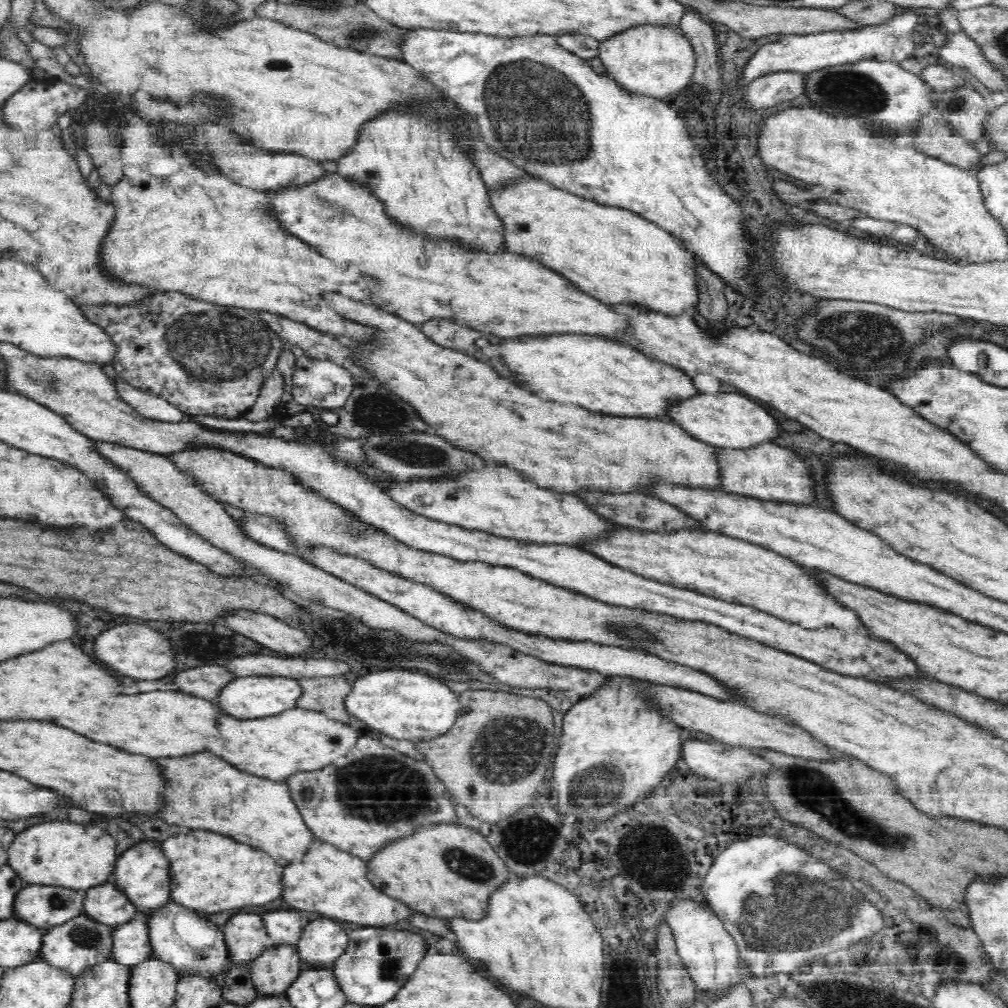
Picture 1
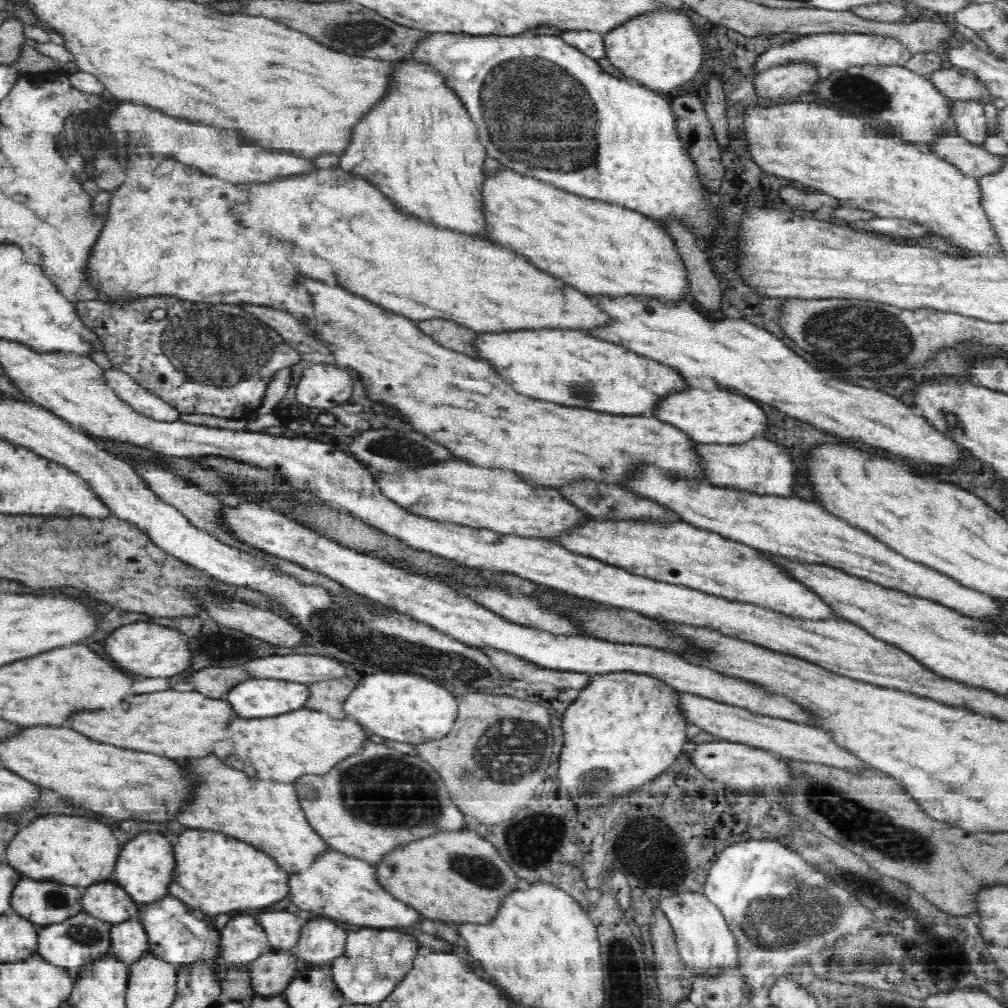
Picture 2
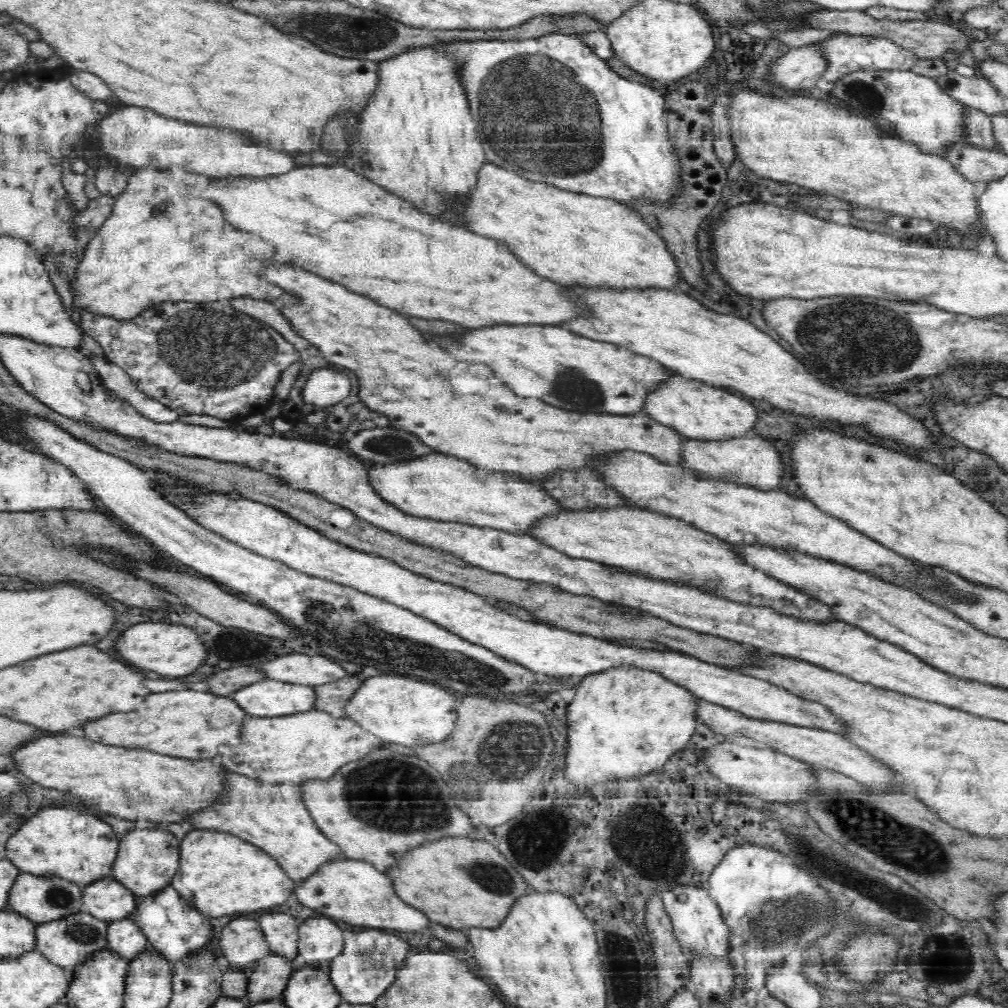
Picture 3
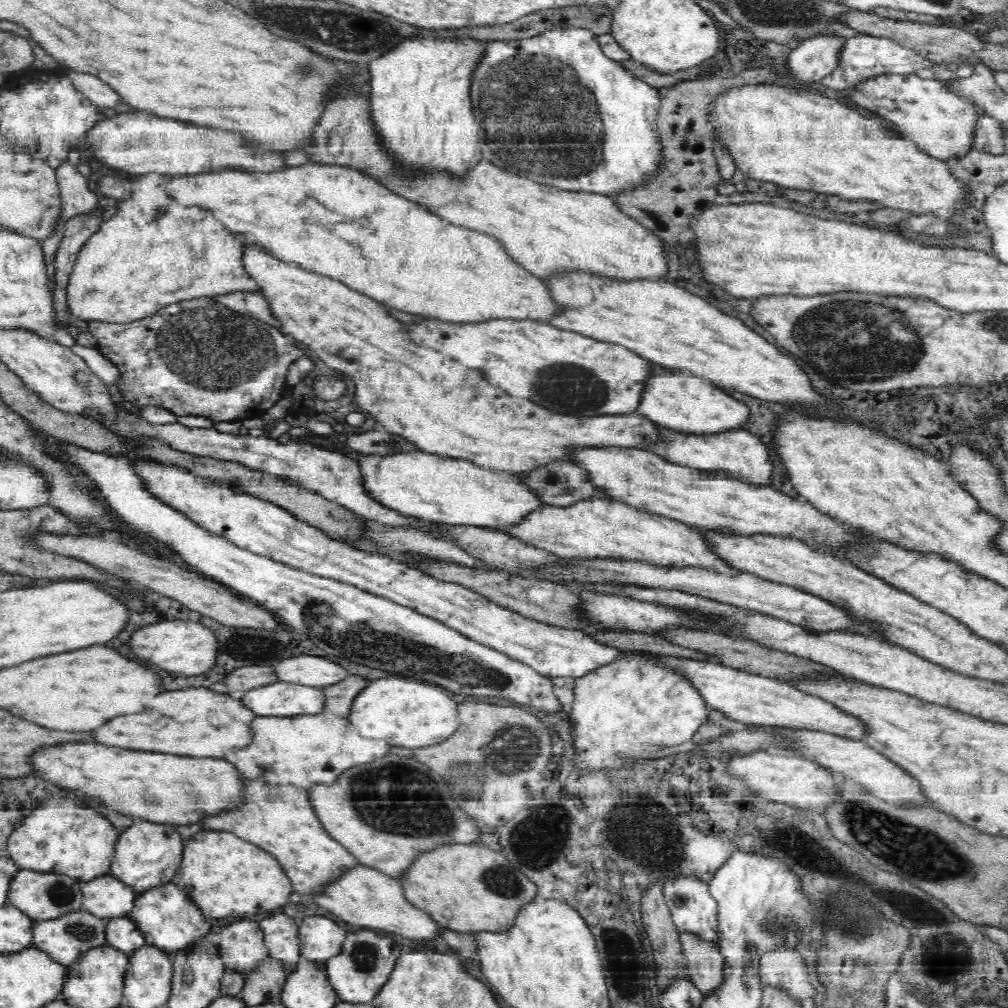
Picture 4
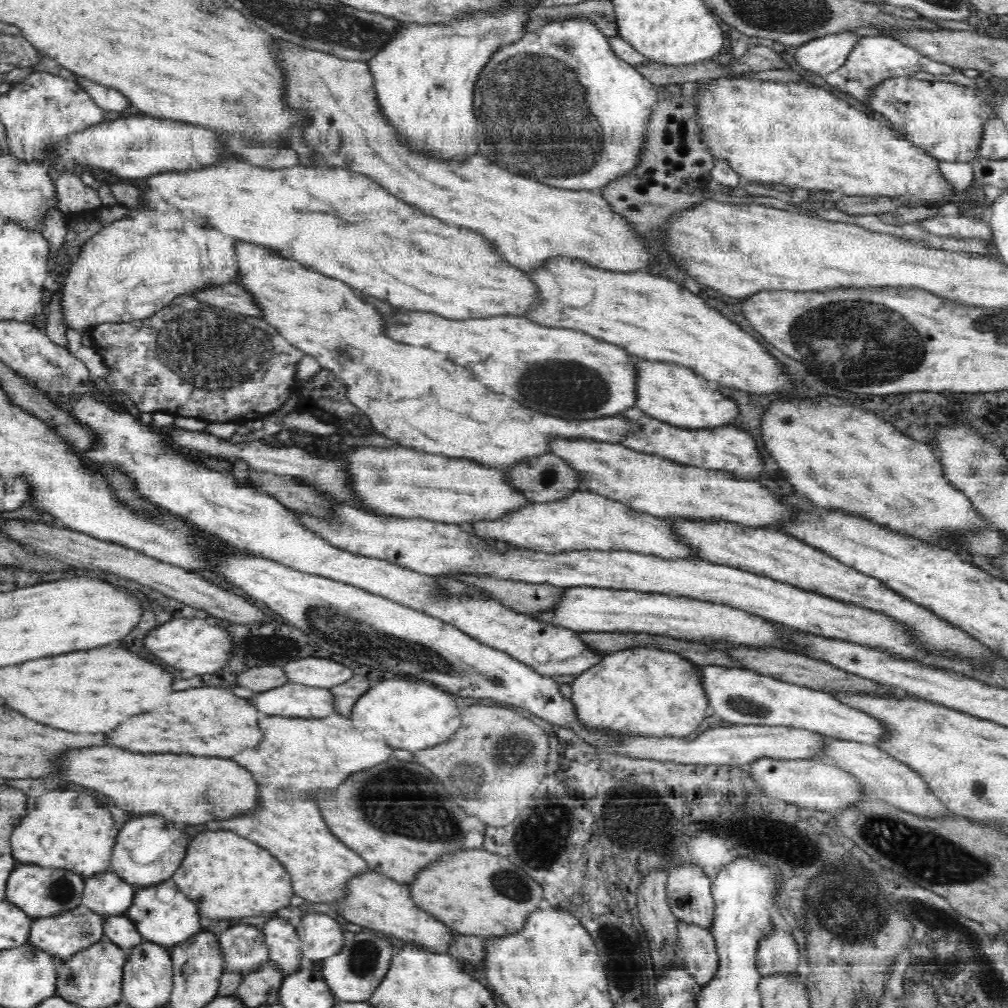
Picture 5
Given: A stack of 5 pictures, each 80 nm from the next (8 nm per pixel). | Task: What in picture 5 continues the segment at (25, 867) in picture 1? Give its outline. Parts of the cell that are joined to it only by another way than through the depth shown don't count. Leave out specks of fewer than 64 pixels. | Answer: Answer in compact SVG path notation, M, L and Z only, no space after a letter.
M58 788L37 798L29 814L14 829L11 856L17 862L38 862L42 866L58 866L90 876L110 869L108 864L116 834L118 829L112 814L98 804L92 792Z

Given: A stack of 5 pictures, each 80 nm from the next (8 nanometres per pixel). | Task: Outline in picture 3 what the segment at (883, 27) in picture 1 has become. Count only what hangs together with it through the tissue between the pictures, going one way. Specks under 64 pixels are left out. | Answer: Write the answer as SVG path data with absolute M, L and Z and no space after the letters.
M840 34L827 38L826 45L828 45L830 64L829 69L822 75L822 78L830 84L836 84L836 82L841 82L844 77L860 72L910 71L922 62L918 55L898 46L897 43L887 38Z

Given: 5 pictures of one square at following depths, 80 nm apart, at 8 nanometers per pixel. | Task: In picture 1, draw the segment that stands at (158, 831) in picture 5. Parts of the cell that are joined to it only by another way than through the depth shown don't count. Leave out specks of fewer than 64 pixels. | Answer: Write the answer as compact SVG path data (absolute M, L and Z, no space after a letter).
M138 842L136 846L128 848L122 856L117 858L118 864L114 874L116 874L116 886L139 908L140 911L154 910L156 906L162 906L170 894L170 860L164 856L162 842Z

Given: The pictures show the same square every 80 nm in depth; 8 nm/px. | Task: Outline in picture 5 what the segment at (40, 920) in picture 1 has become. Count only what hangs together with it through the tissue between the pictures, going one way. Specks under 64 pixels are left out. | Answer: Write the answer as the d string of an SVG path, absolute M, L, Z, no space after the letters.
M16 862L5 886L5 899L33 918L56 915L83 904L84 878L73 870L50 868L38 862Z

